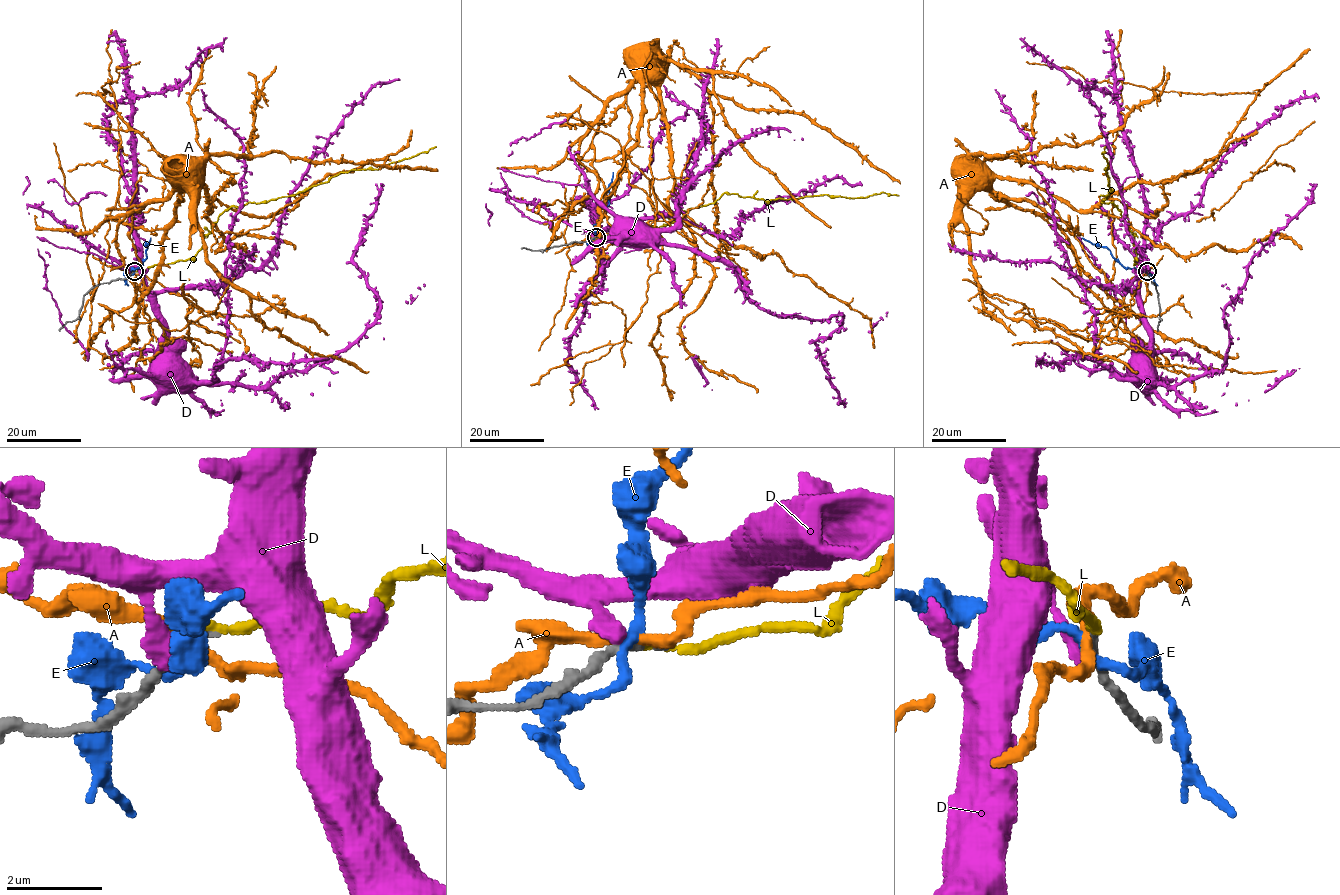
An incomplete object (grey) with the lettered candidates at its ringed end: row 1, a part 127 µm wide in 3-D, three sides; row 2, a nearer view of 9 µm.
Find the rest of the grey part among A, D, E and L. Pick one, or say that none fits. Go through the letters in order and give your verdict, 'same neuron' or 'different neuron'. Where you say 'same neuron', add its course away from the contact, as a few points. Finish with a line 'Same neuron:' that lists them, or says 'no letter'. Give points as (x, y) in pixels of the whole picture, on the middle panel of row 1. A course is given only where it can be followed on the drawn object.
A: different neuron
D: different neuron
E: different neuron
L: same neuron
Same neuron: L

